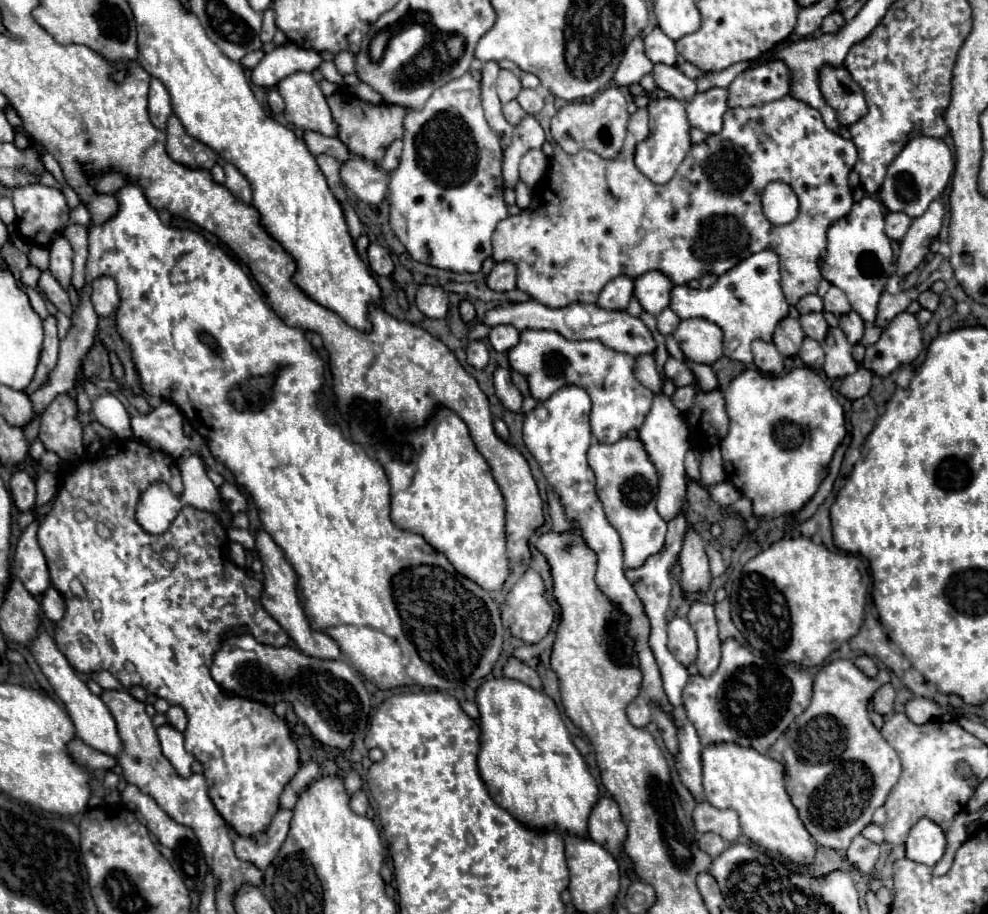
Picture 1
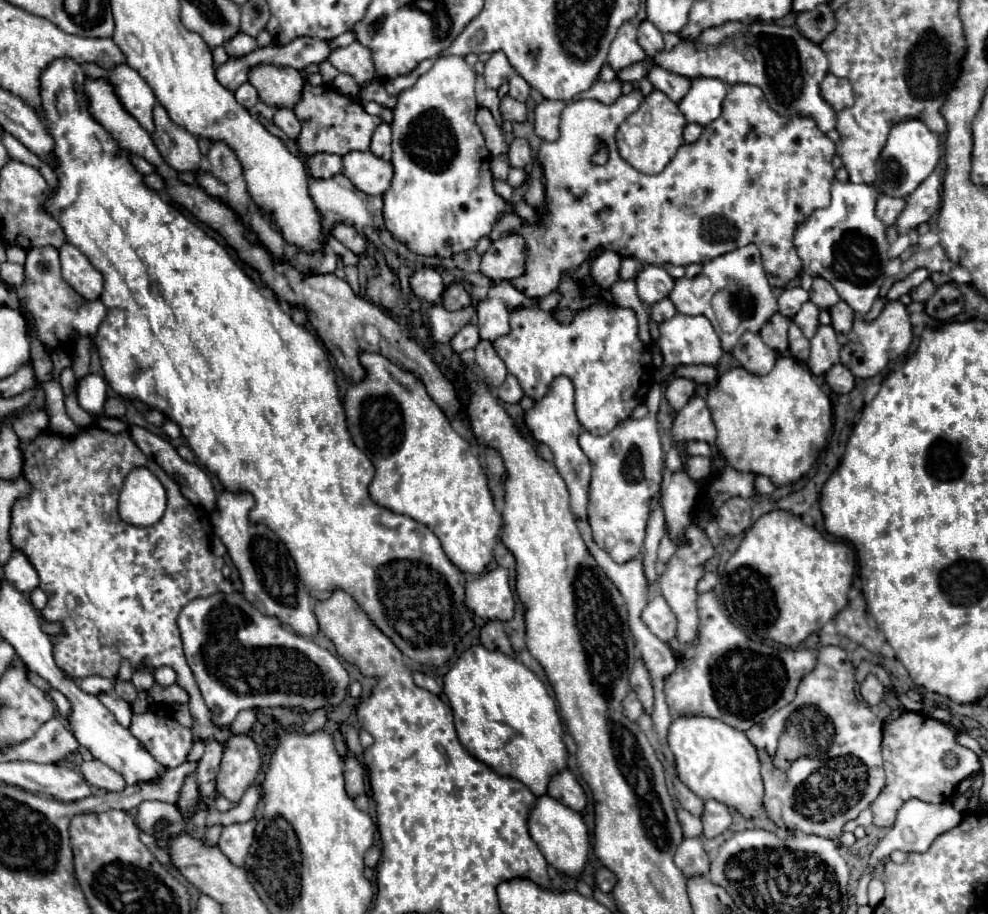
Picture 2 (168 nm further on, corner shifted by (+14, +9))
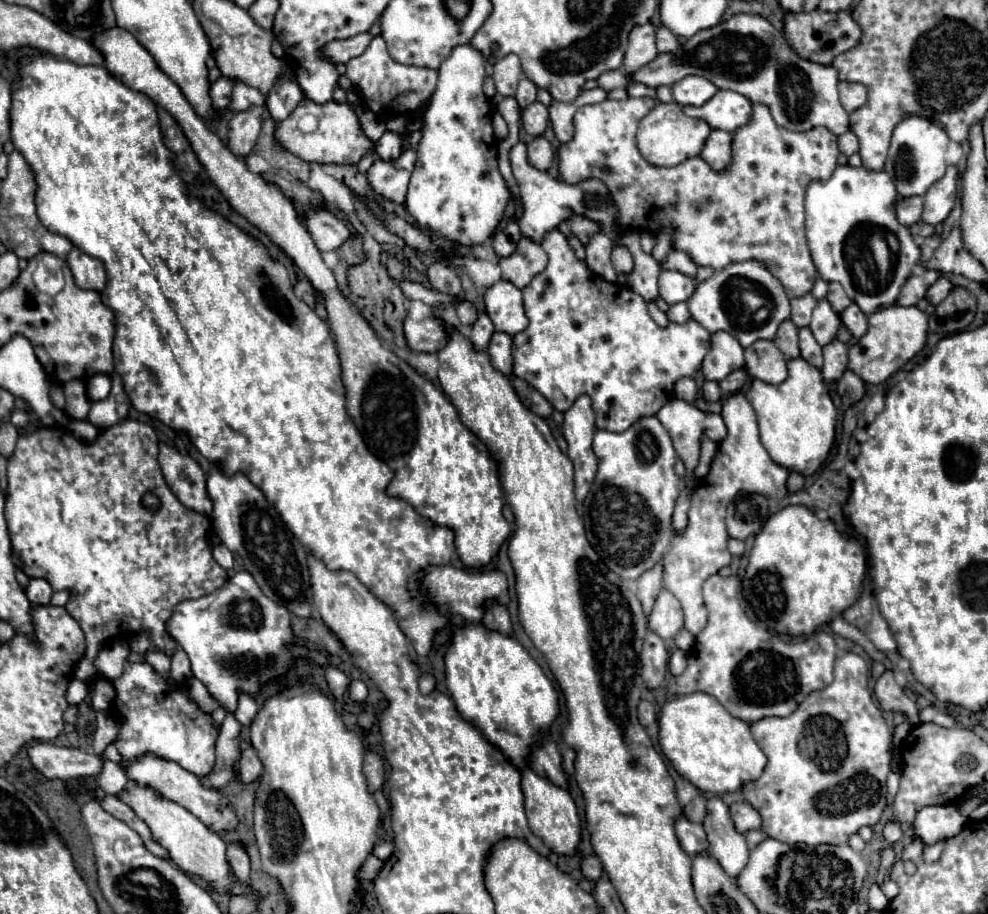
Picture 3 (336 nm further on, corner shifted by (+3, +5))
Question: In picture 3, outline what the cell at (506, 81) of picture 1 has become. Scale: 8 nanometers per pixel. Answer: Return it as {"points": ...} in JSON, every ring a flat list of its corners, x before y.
{"points":[[506,55,496,61,492,79,494,79,496,91,502,97,514,97,520,77,522,77,522,67,520,67,520,59,516,55]]}

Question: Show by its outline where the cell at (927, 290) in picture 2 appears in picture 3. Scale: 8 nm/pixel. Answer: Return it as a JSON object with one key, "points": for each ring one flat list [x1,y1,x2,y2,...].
{"points":[[938,277,938,281,928,289,926,299,928,299,930,303,938,305,938,303,940,303,948,293,950,293,950,289,952,289,952,283,950,283,946,277]]}

